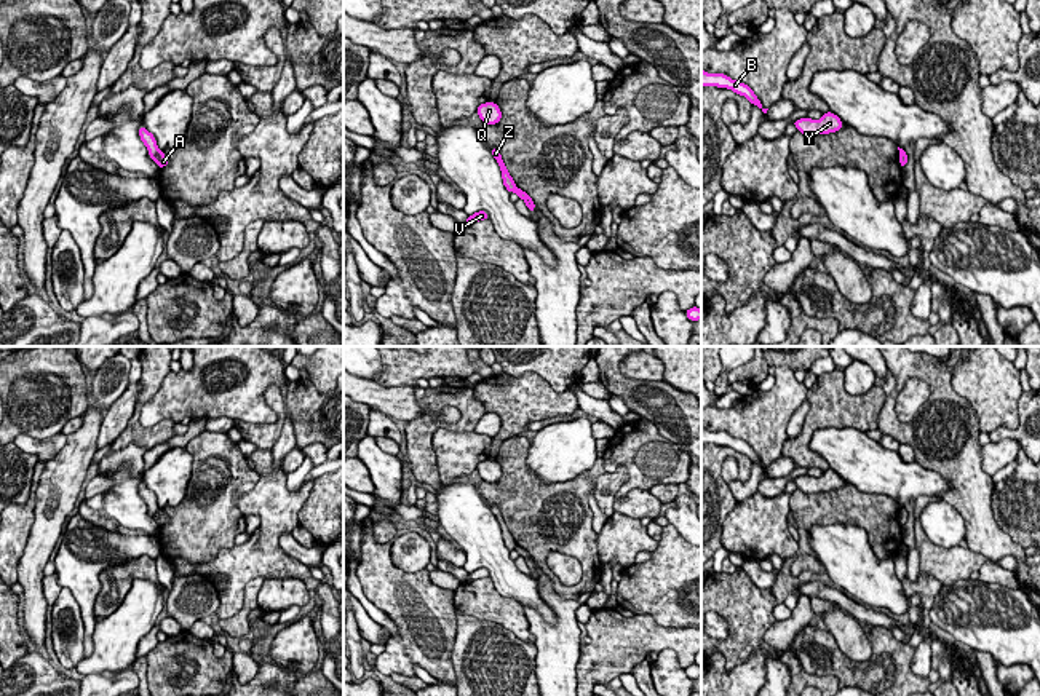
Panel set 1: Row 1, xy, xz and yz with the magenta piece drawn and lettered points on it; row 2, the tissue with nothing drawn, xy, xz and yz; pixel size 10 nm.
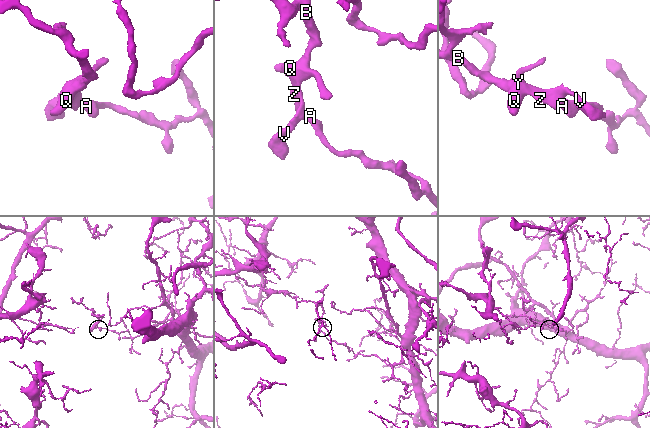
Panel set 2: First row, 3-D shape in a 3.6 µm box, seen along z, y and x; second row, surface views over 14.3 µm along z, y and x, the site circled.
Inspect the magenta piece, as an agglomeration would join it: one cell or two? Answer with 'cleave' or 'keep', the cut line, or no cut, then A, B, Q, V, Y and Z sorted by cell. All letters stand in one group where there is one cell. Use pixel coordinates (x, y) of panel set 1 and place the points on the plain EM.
cleave | xy (160, 508), (152, 516) | A / B Q V Y Z

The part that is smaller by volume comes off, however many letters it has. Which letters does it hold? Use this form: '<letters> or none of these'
B, Q, V, Y, Z

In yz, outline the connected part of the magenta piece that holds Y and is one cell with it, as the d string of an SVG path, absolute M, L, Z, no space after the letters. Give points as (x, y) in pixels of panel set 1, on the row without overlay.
M831 468L826 469L820 477L799 476L792 480L799 490L805 493L831 492L844 485L842 477Z

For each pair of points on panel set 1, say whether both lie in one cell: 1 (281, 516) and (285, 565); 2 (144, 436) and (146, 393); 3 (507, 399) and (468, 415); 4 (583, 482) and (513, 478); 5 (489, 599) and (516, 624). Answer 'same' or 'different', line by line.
1: same
2: same
3: different
4: same
5: same

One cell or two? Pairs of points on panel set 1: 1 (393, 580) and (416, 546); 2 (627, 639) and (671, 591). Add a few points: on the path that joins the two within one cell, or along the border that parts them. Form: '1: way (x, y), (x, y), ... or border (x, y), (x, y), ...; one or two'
1: border (392, 540), (395, 565), (408, 572), (425, 569); two
2: border (635, 613), (649, 613), (663, 626), (684, 628); two

